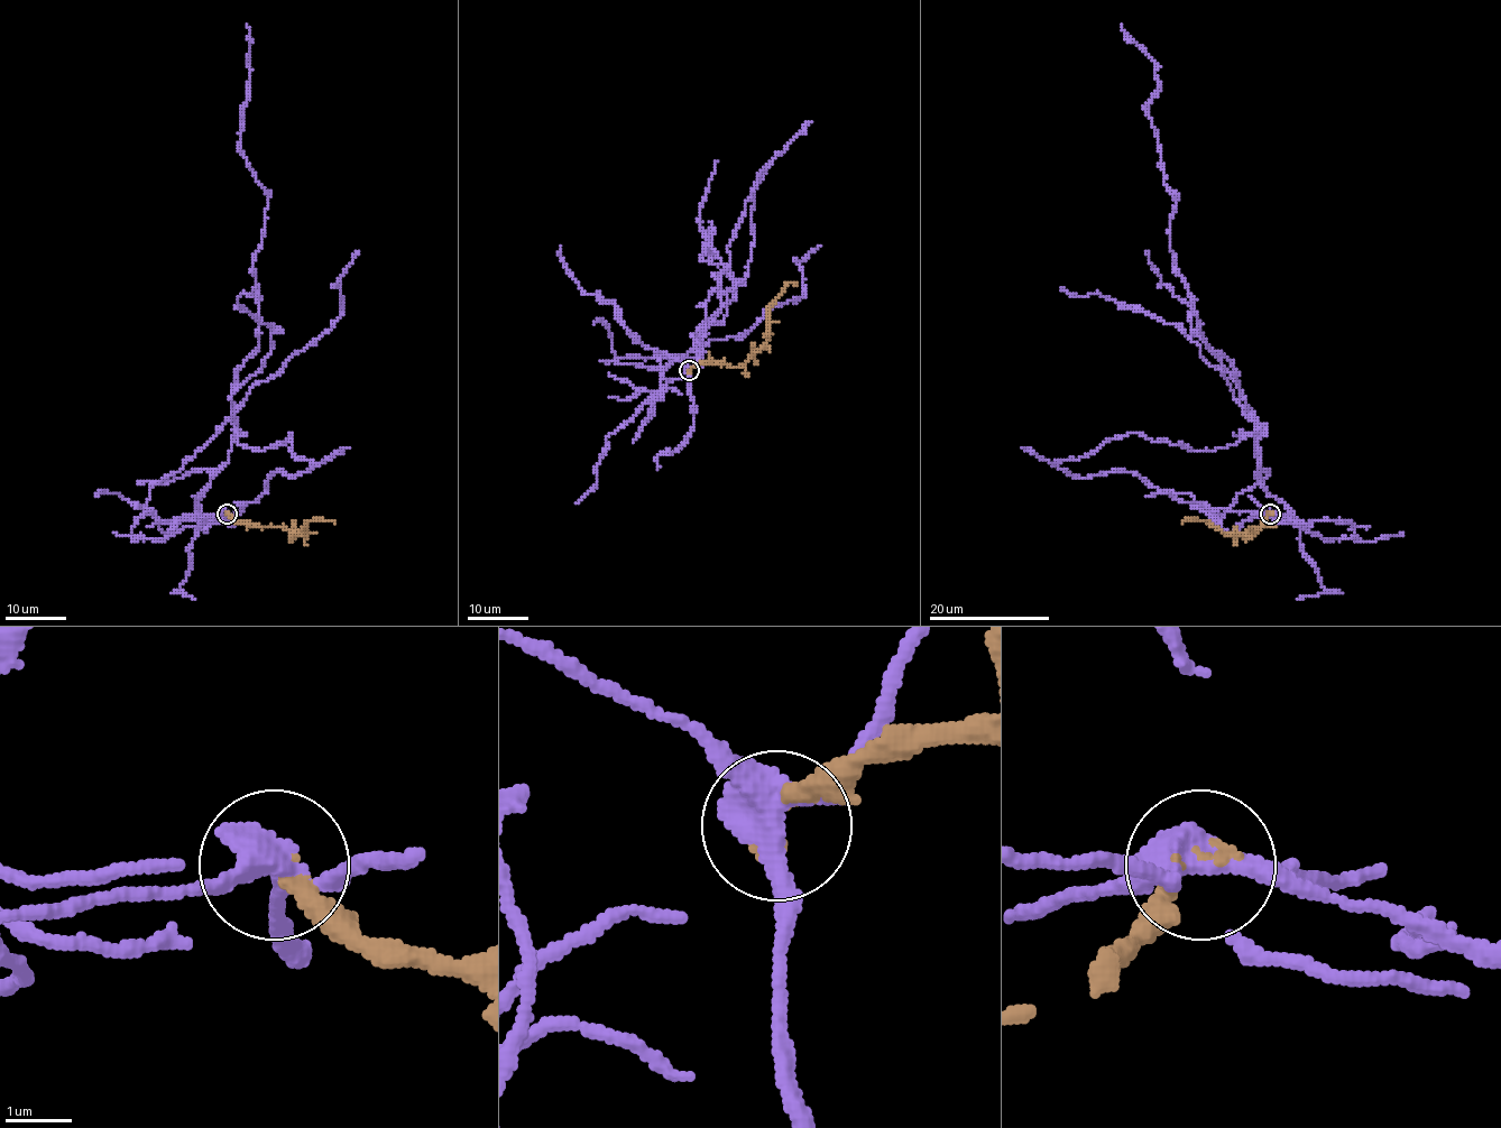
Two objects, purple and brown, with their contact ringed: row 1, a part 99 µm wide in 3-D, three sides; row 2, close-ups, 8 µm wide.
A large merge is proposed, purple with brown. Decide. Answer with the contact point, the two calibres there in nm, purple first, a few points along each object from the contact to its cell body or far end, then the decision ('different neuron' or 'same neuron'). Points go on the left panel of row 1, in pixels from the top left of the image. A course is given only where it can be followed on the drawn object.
(227, 514) | 380/220 nm | purple via (226, 514), (315, 463), (292, 432), (264, 452), (237, 441), (267, 206), (240, 149), (246, 25) | brown via (226, 514), (236, 519), (303, 533), (311, 519), (335, 521) | different neuron

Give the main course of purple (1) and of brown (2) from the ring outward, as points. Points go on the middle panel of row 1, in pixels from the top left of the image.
1: (688, 370), (777, 155), (746, 275), (699, 359), (729, 275), (702, 259), (708, 221)
2: (688, 370), (698, 363), (739, 366), (765, 340), (767, 310), (773, 301), (789, 283), (798, 282)

